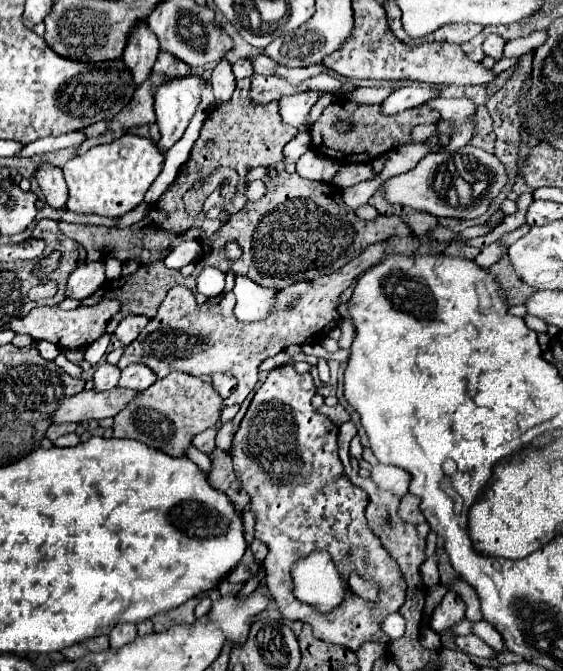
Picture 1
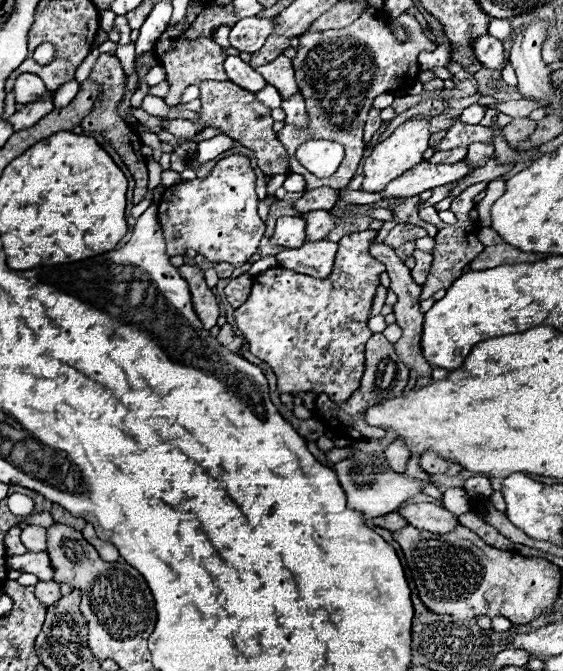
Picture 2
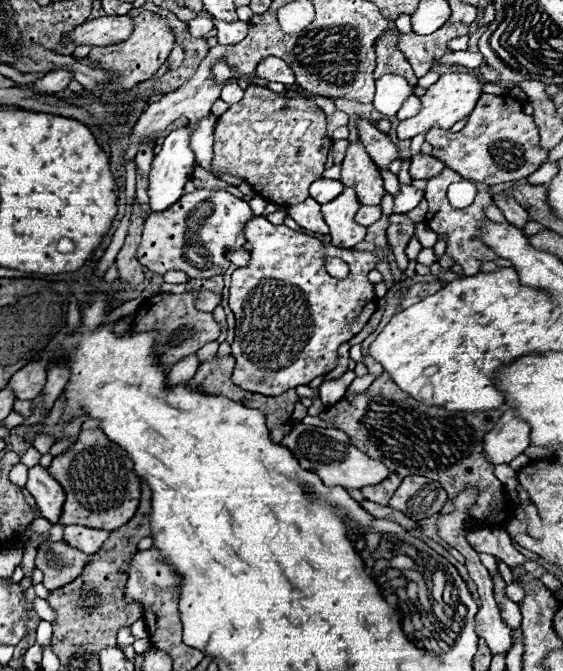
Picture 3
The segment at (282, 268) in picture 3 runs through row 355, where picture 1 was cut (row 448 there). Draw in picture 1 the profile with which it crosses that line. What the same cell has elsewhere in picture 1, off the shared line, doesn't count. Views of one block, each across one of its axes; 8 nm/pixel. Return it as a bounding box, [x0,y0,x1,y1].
[232,366,406,650]

